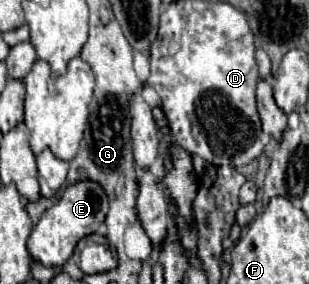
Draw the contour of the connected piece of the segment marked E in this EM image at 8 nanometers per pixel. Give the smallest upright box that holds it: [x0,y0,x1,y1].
[27,181,109,267]

